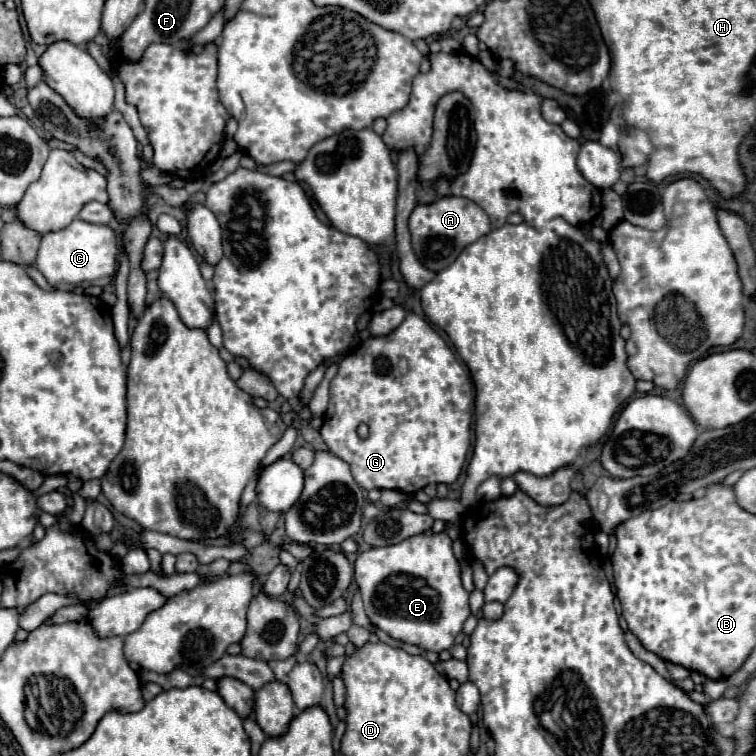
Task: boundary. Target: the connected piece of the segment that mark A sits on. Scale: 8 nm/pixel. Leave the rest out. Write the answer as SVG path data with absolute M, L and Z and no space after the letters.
M440 197L436 201L432 201L430 205L418 203L408 217L408 229L412 235L412 247L414 247L414 253L418 255L418 261L426 269L438 273L438 271L446 269L448 265L452 265L454 259L460 255L460 251L468 243L474 243L478 237L482 237L490 231L490 219L470 199Z

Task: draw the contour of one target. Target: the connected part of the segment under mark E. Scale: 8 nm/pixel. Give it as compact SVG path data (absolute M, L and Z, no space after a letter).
M424 533L392 547L368 549L358 553L354 567L366 615L376 627L394 639L436 653L454 645L456 635L470 617L470 609L468 593L460 581L460 565L452 553L448 535Z

